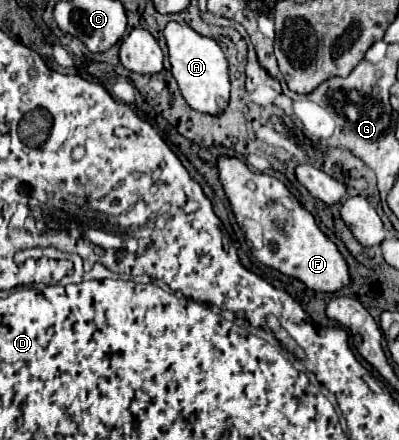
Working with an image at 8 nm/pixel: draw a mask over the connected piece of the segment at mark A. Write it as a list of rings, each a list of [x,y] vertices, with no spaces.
[[[170,22],[164,28],[164,38],[168,44],[172,74],[178,82],[178,88],[186,104],[202,114],[210,116],[222,114],[230,102],[230,80],[228,80],[228,62],[220,46],[212,38],[206,38],[196,30],[192,30],[188,24],[178,24],[178,22]]]

